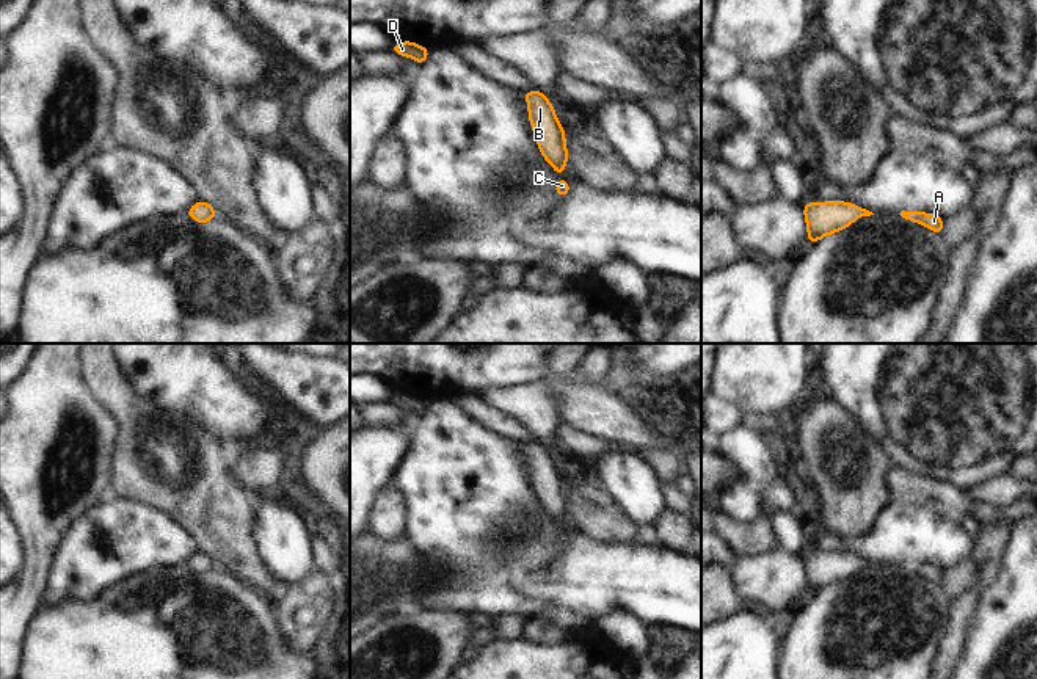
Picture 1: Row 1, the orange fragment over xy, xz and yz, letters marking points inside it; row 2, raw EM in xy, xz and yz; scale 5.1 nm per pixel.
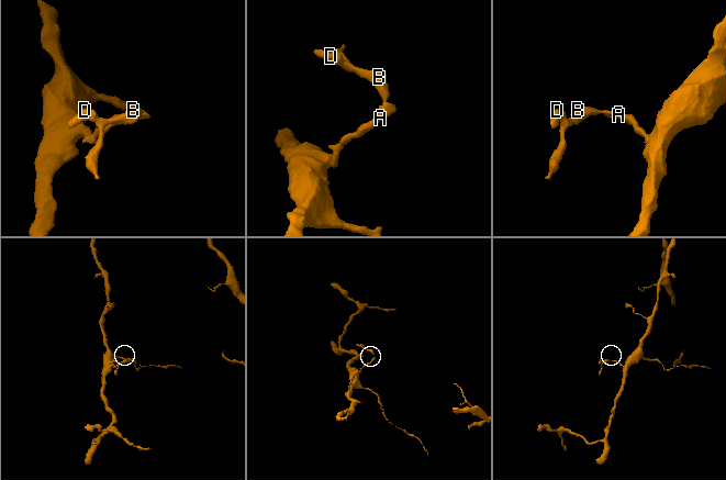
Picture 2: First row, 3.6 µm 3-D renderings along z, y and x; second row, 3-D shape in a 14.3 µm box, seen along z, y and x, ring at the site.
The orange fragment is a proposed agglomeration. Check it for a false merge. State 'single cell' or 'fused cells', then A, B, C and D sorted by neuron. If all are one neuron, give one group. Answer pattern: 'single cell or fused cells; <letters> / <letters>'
single cell; A B C D

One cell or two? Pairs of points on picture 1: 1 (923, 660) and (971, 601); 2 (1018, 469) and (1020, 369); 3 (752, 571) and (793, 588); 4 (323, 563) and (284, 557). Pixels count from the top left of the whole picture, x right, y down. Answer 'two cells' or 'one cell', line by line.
1: two cells
2: two cells
3: one cell
4: two cells

